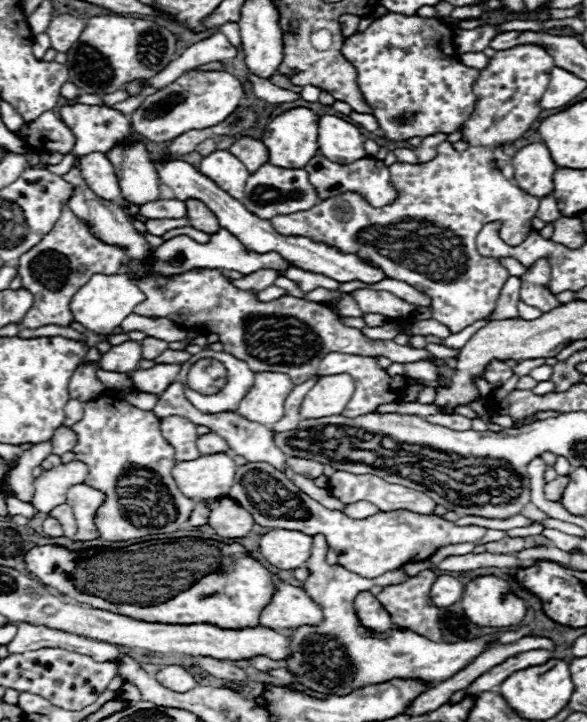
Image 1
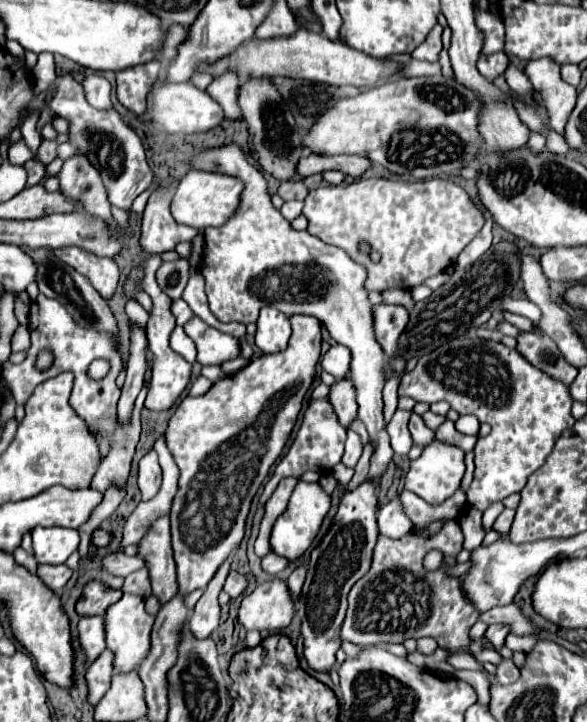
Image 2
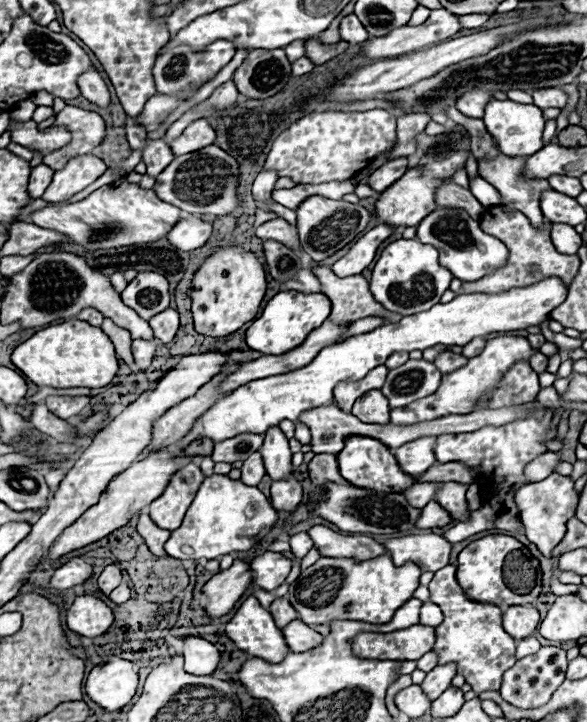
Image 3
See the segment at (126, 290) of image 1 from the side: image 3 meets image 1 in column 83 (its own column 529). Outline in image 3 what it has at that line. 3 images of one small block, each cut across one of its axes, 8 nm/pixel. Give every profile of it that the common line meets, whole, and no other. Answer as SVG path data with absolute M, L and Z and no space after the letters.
M546 278L534 286L508 290L506 294L458 294L448 304L436 304L430 310L404 316L396 324L384 324L372 332L352 336L340 344L322 350L314 362L306 368L298 368L286 374L276 374L260 380L252 380L236 388L230 396L220 398L206 414L198 418L194 428L180 440L180 450L186 448L194 438L212 438L222 442L240 432L264 434L270 426L278 426L282 420L298 422L300 414L318 406L332 402L332 390L338 382L362 380L370 370L384 364L394 352L426 350L436 344L444 346L464 346L476 336L486 336L492 332L526 330L550 316L550 310L566 300L566 286L560 278Z

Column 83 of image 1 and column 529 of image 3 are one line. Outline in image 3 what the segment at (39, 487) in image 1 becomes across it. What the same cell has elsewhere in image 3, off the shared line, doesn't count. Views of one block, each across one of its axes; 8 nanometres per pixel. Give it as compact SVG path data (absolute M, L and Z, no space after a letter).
M546 452L546 454L534 458L530 464L526 464L524 476L526 476L528 482L540 482L540 480L544 480L546 476L550 476L554 472L554 466L558 462L560 460L558 460L556 452Z

